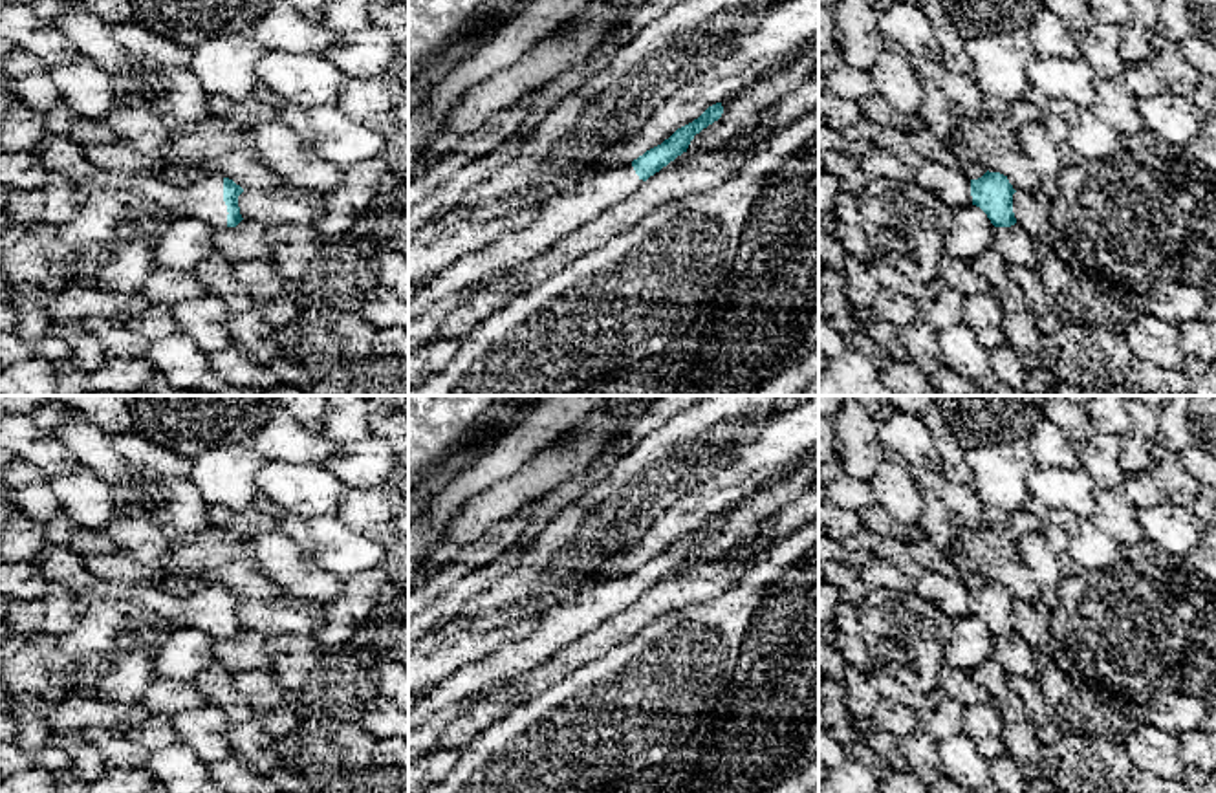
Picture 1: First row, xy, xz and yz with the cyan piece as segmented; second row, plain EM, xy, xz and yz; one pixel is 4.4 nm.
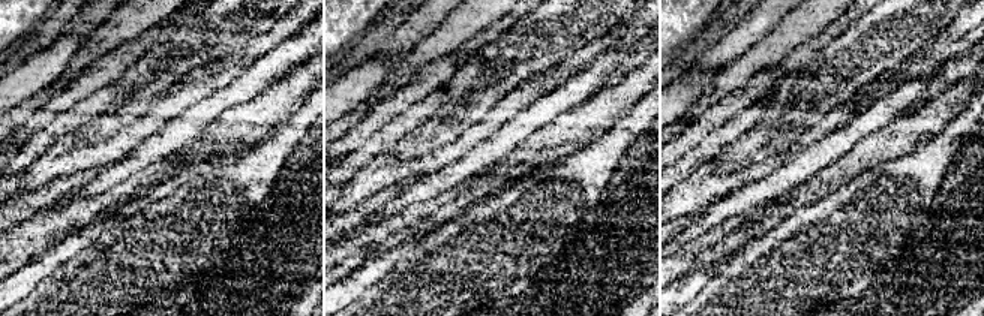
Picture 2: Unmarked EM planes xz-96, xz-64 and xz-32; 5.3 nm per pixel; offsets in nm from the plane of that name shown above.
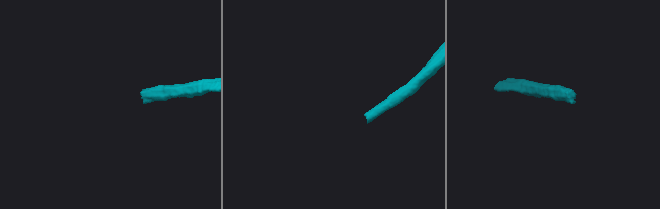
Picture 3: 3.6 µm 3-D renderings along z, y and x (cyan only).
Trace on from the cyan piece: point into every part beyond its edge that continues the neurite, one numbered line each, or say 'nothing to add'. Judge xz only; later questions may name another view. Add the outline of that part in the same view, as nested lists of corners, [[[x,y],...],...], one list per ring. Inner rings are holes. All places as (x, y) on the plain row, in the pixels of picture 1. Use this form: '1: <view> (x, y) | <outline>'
1: xz (581, 614) | [[[632,573],[582,588],[566,603],[551,608],[524,637],[500,643],[491,654],[465,663],[408,709],[408,731],[436,712],[474,698],[494,696],[522,674],[548,663],[560,648],[593,632],[608,617],[630,606],[643,590]]]

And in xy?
1: xy (204, 610) | [[[205,586],[194,595],[183,599],[183,615],[176,628],[196,628],[214,635],[227,637],[227,615],[223,612],[223,588]]]

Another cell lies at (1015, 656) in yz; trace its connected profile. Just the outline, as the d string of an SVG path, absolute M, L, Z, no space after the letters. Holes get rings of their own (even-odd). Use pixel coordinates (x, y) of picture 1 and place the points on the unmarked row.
M996 637L993 659L998 661L1009 676L1035 678L1037 674L1033 648L1022 637Z

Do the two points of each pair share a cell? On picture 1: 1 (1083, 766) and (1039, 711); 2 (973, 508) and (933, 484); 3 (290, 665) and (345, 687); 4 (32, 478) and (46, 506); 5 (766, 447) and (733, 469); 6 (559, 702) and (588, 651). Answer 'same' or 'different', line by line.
1: same
2: same
3: same
4: same
5: same
6: different

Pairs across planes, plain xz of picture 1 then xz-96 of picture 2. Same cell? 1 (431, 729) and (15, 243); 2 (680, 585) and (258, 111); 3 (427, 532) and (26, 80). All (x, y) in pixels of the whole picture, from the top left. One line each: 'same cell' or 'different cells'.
1: same cell
2: same cell
3: same cell

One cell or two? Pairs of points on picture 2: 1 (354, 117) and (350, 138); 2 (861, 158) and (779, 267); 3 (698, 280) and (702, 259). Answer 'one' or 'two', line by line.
1: two
2: two
3: two

